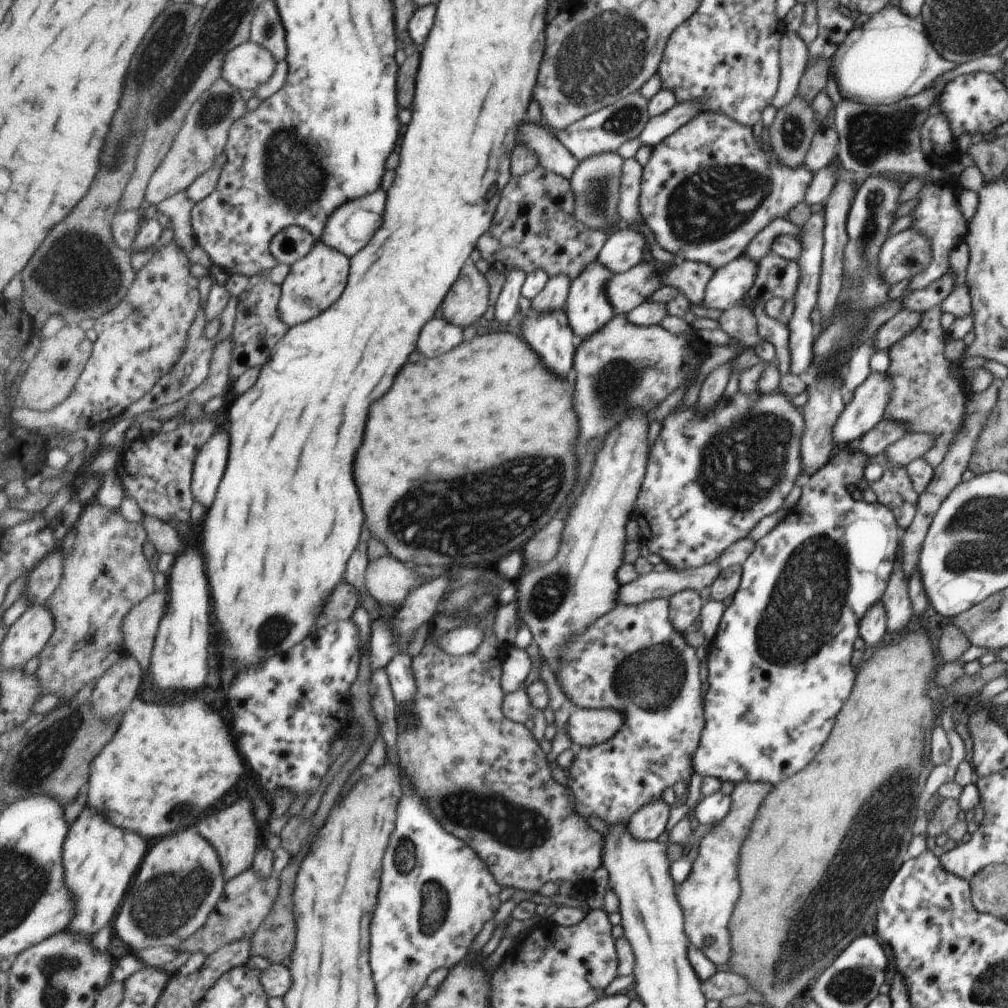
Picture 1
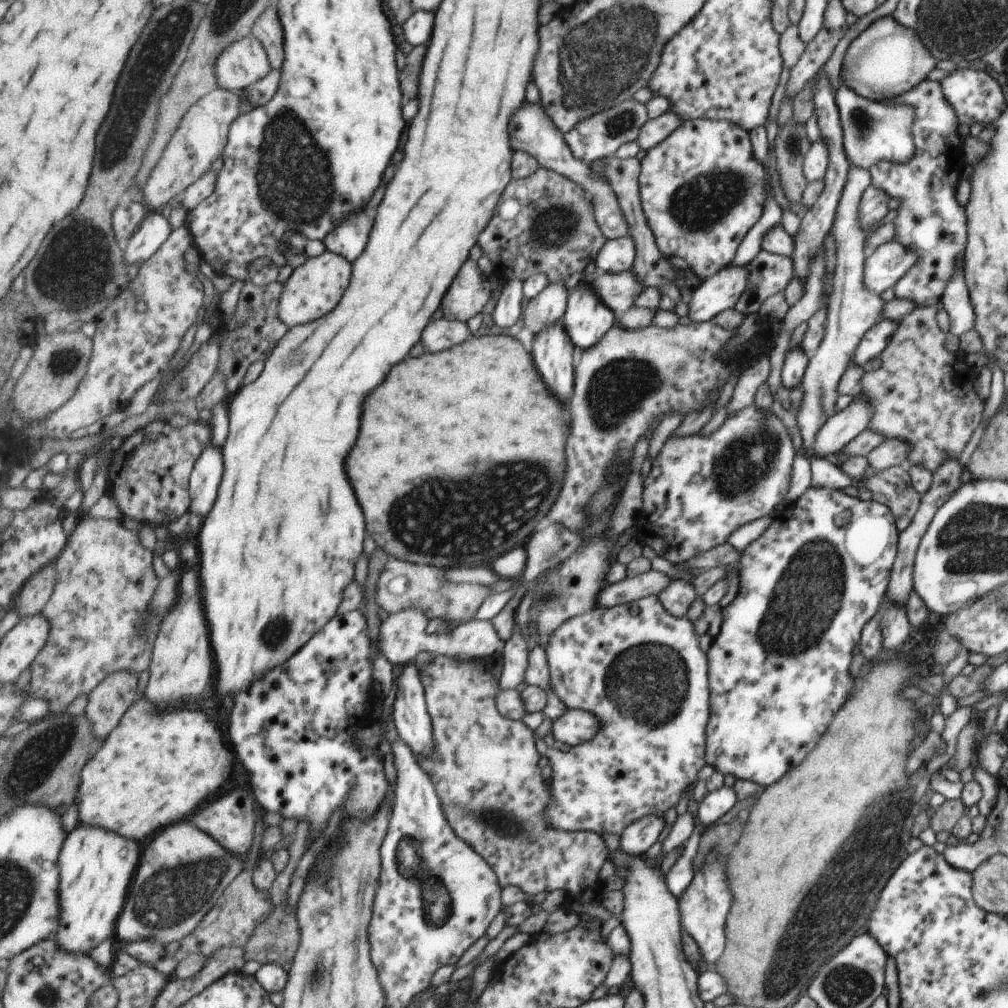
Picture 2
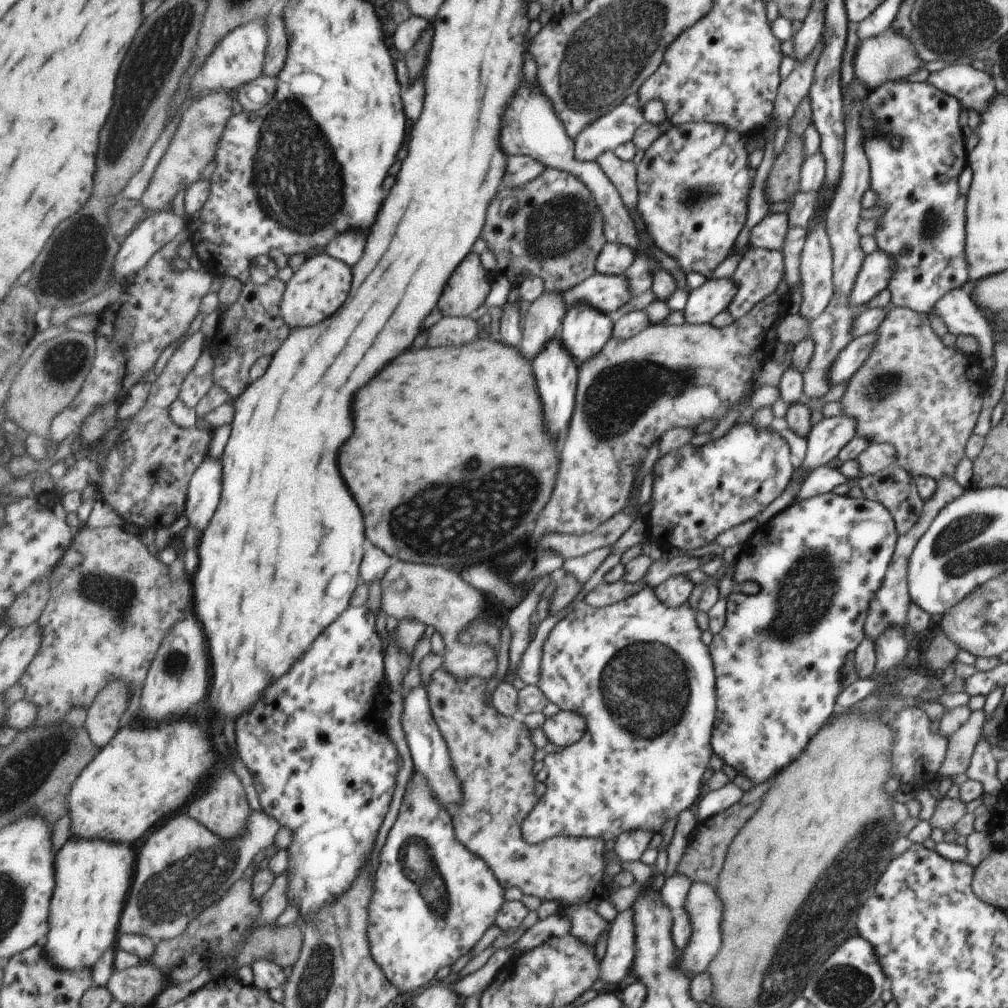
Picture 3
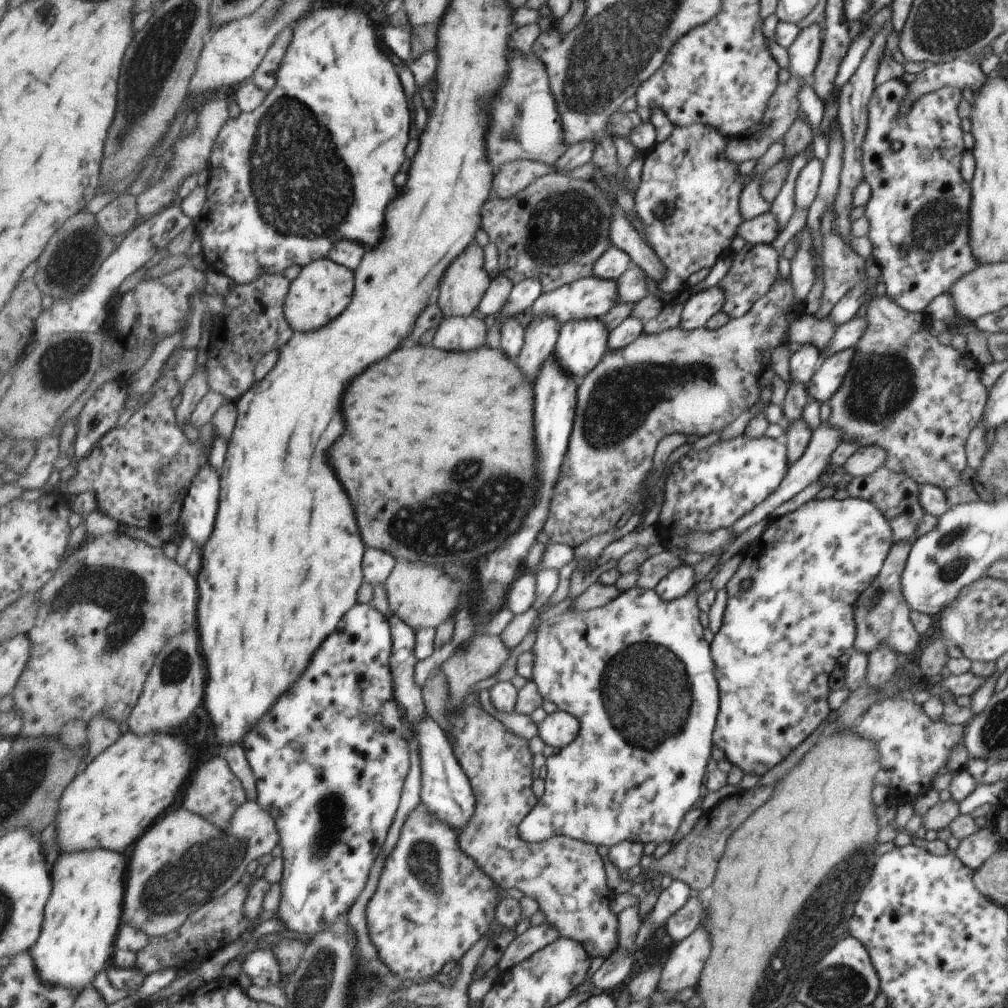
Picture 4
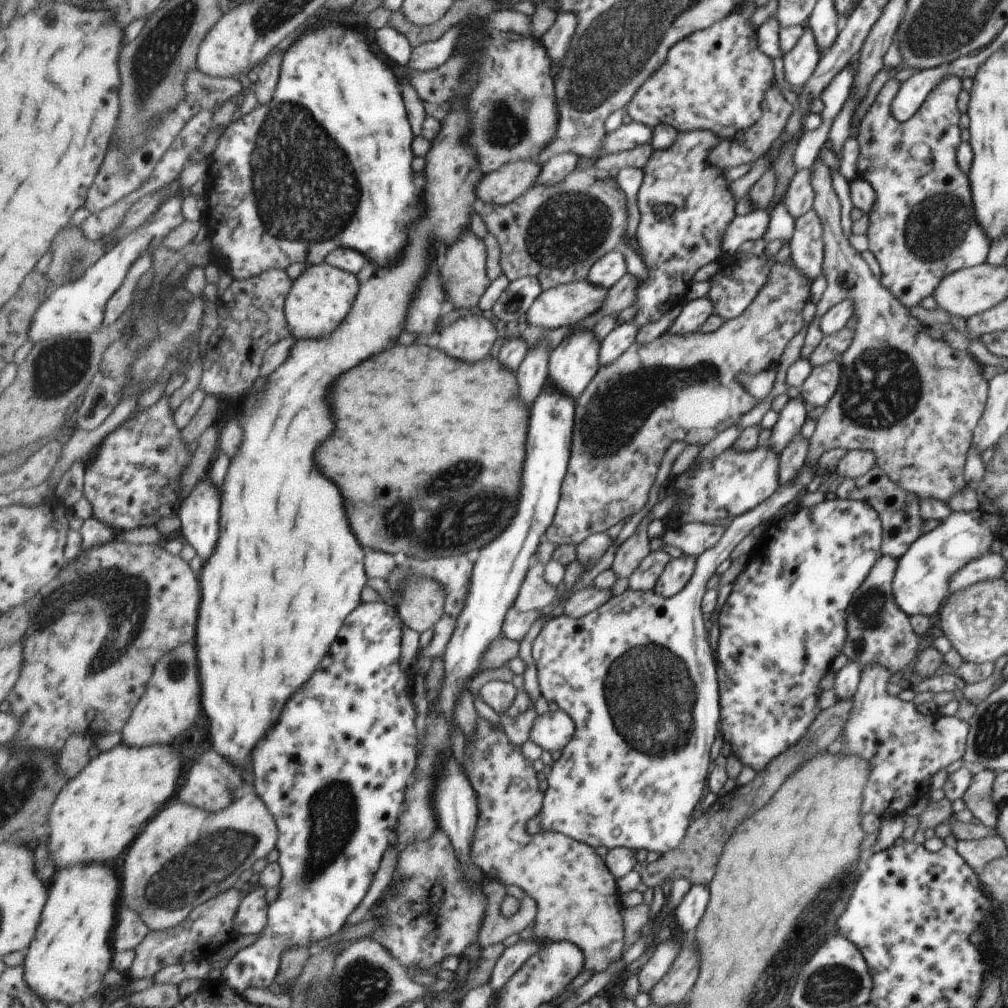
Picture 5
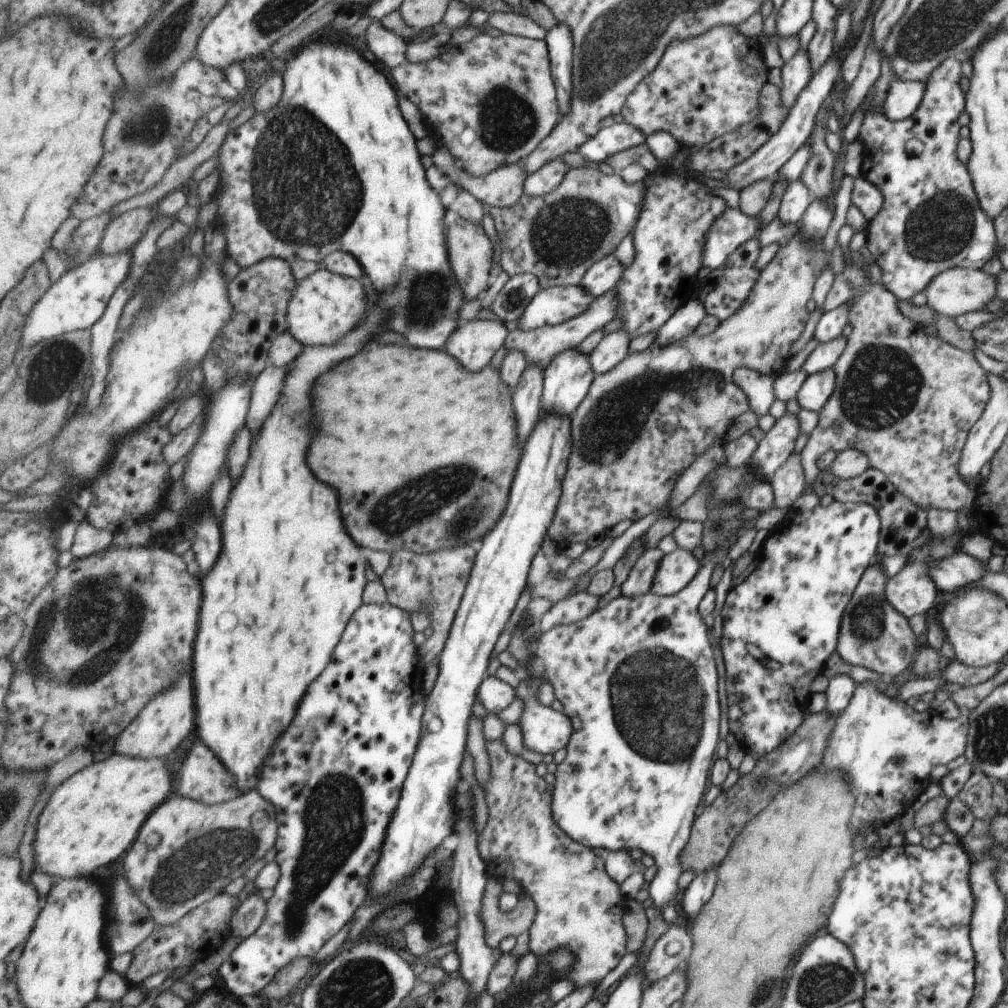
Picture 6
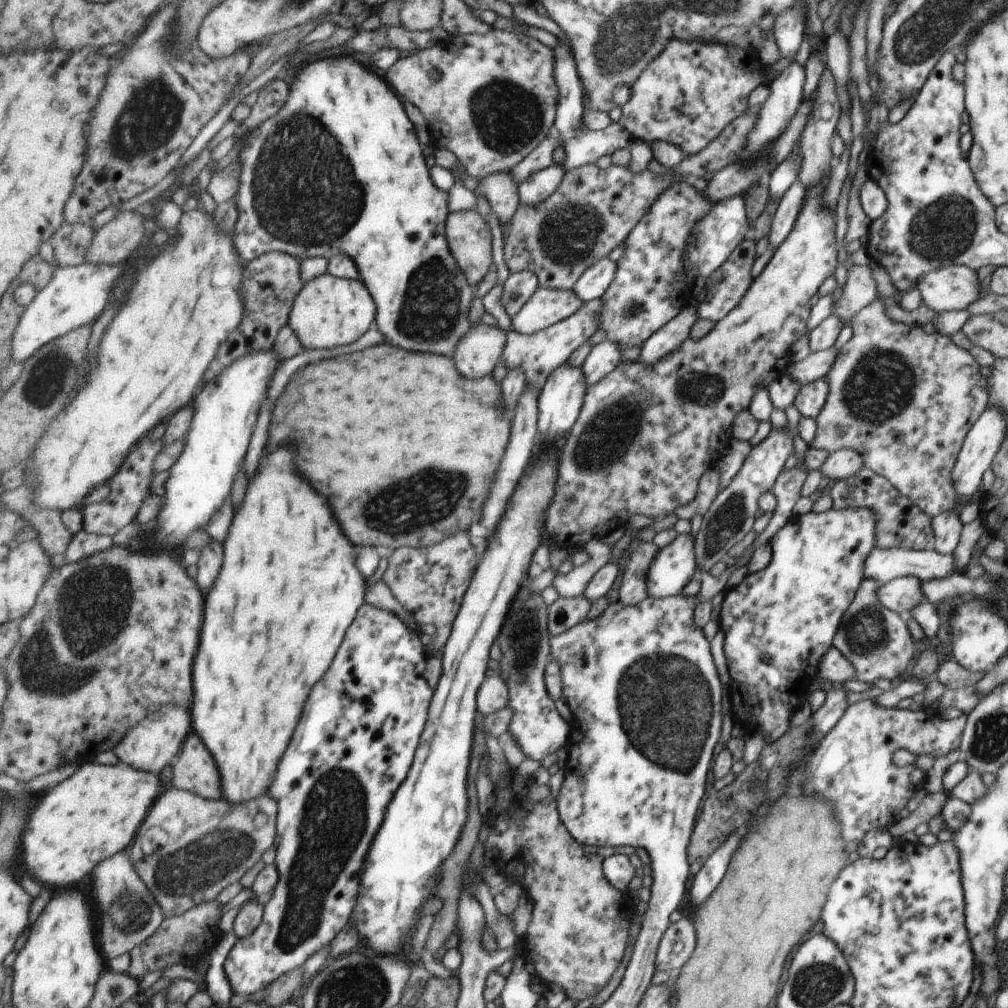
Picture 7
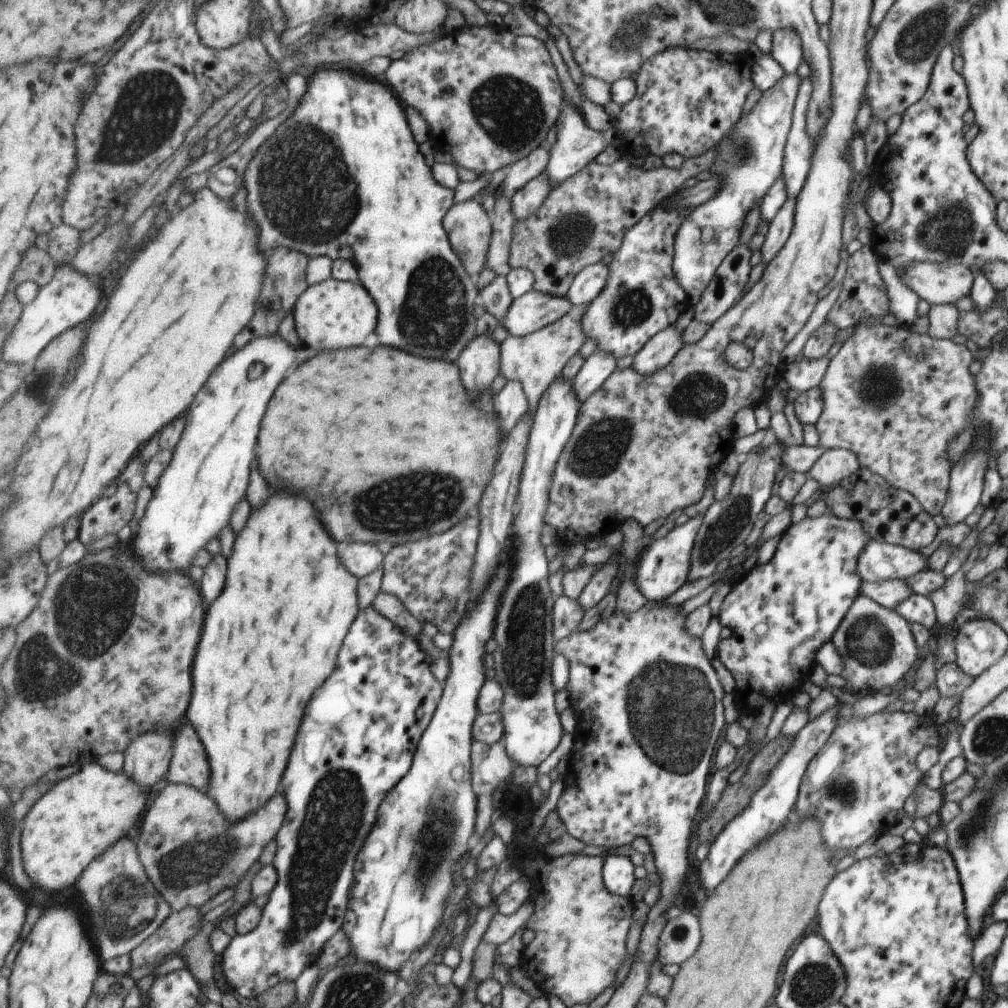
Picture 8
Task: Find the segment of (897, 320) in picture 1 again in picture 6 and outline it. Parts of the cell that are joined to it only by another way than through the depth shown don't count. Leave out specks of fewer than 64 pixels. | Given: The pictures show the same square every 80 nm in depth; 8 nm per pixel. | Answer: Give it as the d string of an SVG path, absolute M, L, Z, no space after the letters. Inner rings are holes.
M832 368L807 375L796 392L797 404L805 410L819 412L832 393L834 382Z

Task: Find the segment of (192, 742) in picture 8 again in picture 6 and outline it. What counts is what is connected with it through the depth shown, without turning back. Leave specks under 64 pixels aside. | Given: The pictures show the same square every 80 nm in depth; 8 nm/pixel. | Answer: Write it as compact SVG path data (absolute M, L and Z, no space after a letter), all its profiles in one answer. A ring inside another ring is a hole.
M195 744L185 764L179 794L187 794L187 798L211 804L227 802L242 795L235 776L205 744Z

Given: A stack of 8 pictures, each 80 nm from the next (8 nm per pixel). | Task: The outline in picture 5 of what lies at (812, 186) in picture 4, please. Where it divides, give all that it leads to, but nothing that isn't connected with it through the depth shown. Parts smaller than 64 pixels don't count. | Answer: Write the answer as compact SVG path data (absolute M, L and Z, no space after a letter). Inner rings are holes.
M804 168L795 172L783 196L789 214L796 219L812 208L814 192L810 183L812 170Z

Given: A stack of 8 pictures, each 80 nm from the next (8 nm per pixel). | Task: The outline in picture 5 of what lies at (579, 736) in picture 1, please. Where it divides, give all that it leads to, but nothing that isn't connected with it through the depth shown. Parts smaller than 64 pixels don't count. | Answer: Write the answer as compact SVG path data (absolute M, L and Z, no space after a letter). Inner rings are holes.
M563 710L549 711L538 715L530 740L550 753L559 752L574 740L577 732L577 724L570 714Z

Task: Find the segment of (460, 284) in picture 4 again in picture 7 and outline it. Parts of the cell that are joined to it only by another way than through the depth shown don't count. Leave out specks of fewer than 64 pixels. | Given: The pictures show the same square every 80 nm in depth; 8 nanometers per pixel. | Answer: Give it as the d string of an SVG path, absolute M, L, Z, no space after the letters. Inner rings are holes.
M475 209L451 214L447 238L467 282L476 288L493 269L493 238L489 224Z

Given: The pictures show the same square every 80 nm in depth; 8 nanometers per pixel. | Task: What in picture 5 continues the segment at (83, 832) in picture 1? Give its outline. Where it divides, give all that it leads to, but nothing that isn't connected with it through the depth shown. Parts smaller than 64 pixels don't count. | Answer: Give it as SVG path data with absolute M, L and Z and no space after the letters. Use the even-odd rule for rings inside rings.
M109 864L75 865L71 868L55 870L55 880L49 883L50 896L42 912L38 932L30 948L24 953L23 966L28 985L46 1001L57 1001L73 1006L82 1000L101 994L104 978L111 968L113 948L109 936L116 928L121 904L121 886L117 874Z

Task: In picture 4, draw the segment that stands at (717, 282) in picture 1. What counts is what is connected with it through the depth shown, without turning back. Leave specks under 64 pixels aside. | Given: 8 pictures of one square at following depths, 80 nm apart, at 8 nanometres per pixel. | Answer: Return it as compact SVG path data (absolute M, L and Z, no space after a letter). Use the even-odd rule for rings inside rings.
M719 284L694 292L683 305L678 325L685 330L705 326L721 310L725 297Z

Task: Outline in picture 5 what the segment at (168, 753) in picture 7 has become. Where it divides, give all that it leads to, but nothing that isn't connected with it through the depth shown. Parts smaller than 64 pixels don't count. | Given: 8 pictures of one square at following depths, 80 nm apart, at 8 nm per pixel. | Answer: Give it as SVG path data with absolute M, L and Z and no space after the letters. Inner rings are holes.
M186 642L170 650L159 660L142 700L135 707L128 725L122 730L122 742L131 746L171 745L183 734L201 712L201 682L197 650Z

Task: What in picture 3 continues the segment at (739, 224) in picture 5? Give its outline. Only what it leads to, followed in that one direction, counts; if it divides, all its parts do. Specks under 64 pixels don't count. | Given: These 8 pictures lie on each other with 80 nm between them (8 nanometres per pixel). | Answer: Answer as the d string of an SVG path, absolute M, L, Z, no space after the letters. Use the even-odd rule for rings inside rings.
M773 213L763 217L753 228L748 237L748 244L770 251L781 250L786 240L786 216Z

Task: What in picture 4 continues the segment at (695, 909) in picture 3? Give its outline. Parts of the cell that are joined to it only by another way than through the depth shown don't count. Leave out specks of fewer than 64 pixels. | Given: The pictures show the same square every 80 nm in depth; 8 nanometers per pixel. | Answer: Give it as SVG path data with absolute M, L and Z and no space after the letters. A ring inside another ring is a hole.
M697 926L671 949L665 964L661 966L657 991L675 994L697 982L711 950L707 936L707 930Z

